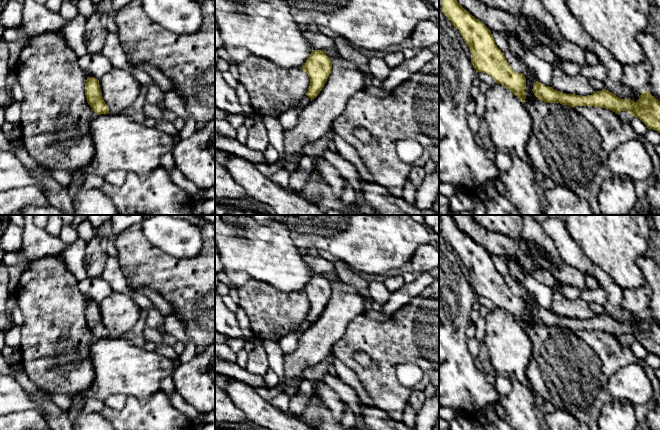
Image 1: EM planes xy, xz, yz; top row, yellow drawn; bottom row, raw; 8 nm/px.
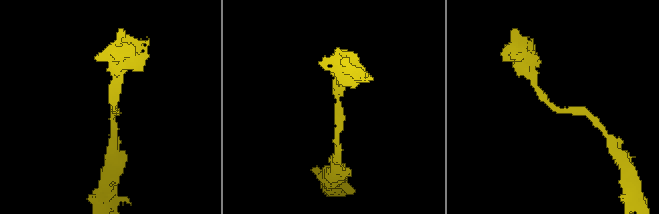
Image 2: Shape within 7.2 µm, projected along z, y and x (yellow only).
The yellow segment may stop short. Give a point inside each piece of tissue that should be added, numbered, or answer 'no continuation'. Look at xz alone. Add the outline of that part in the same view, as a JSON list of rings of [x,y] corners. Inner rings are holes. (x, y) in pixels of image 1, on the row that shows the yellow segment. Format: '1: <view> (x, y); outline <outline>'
no continuation

